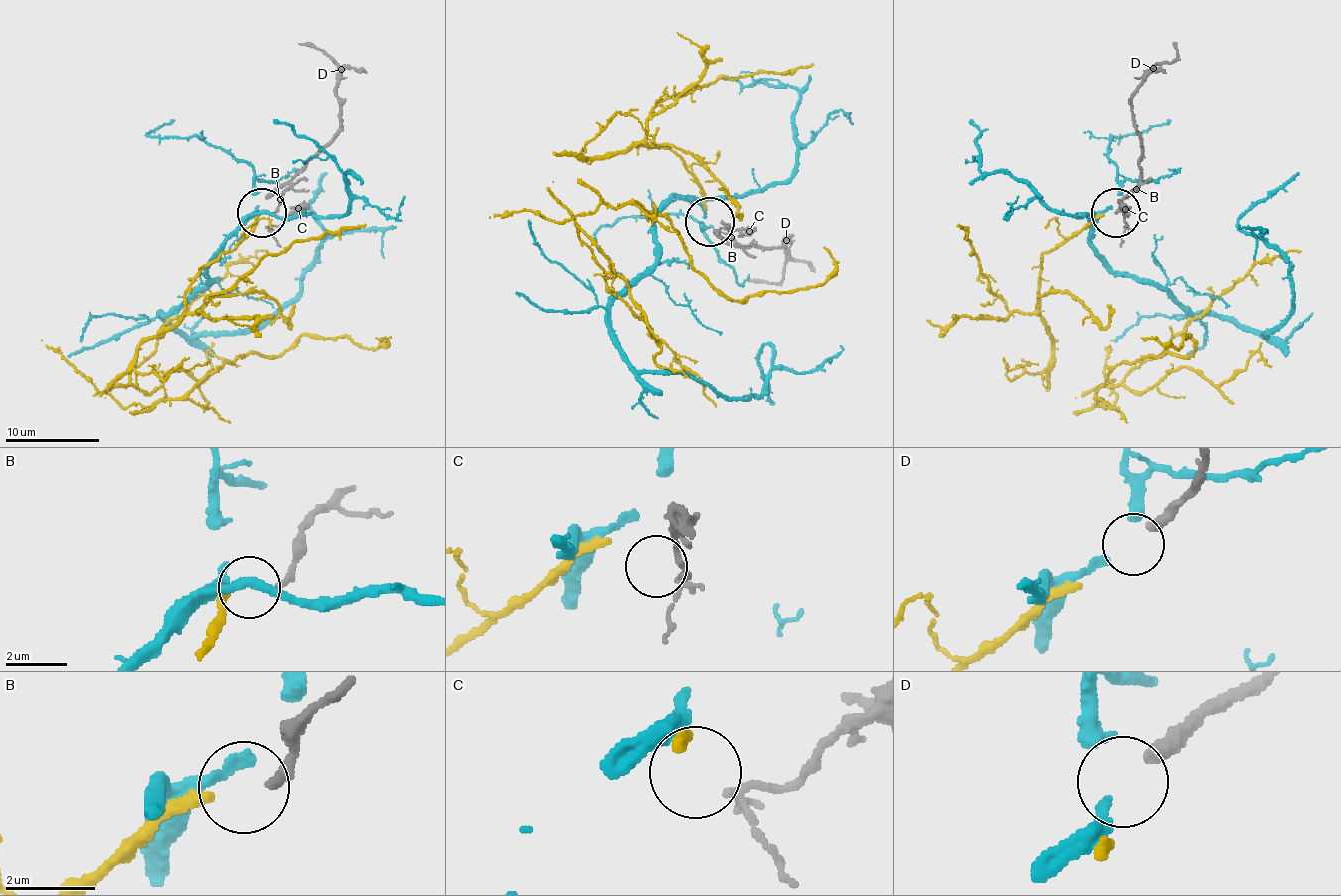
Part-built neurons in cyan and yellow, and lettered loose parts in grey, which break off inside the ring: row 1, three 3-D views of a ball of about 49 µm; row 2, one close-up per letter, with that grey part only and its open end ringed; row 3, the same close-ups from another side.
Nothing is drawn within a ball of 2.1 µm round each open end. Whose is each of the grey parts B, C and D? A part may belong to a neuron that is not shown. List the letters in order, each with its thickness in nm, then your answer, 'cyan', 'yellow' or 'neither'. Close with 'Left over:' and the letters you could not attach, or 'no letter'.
B: calibre 240 nm; yellow
C: calibre 160 nm; neither
D: calibre 400 nm; cyan
Left over: C

